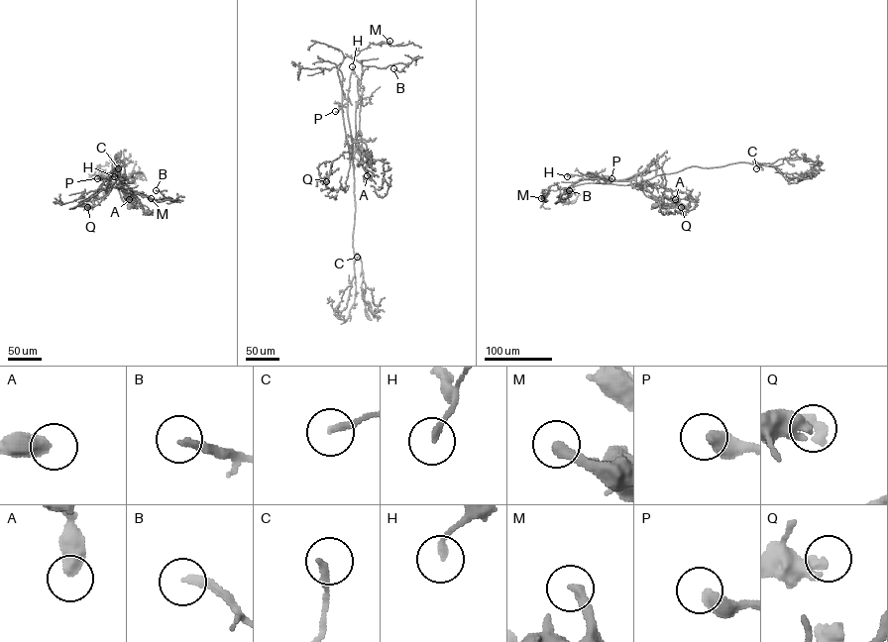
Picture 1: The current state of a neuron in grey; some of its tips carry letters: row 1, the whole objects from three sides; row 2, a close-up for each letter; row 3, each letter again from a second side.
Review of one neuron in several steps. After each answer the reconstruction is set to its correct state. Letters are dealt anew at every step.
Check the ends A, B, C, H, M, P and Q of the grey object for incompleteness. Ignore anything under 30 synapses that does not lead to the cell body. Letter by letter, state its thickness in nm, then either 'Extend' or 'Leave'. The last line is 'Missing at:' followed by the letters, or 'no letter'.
A: Thickness 480 nm. Leave
B: Thickness 240 nm. Extend
C: Thickness 240 nm. Leave
H: Thickness 200 nm. Leave
M: Thickness 320 nm. Extend
P: Thickness 460 nm. Leave
Q: Thickness 440 nm. Leave
Missing at: B, M

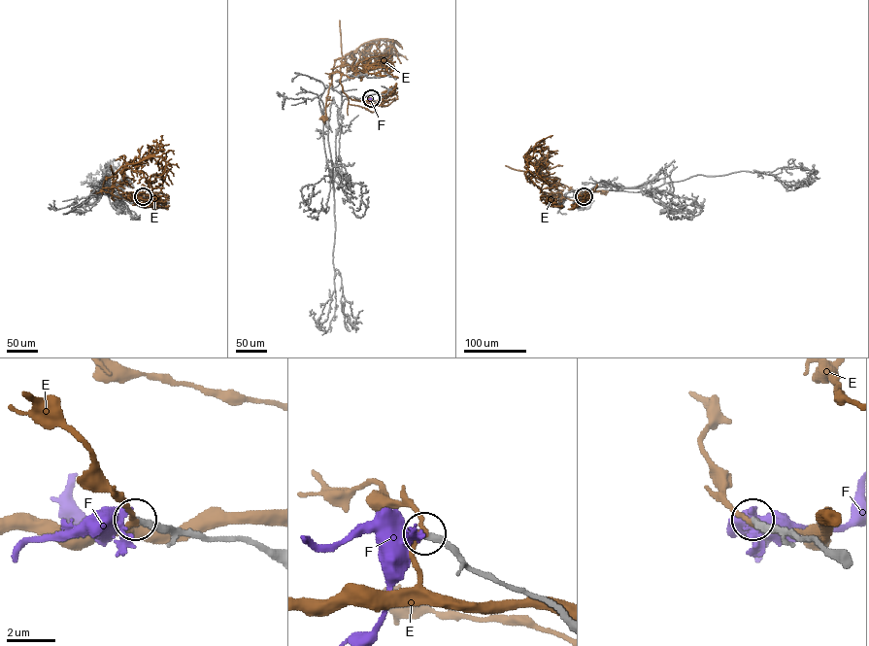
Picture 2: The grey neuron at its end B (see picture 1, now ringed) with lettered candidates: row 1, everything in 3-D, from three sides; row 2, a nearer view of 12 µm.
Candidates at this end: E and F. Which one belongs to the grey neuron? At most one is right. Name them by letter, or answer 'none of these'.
none of these

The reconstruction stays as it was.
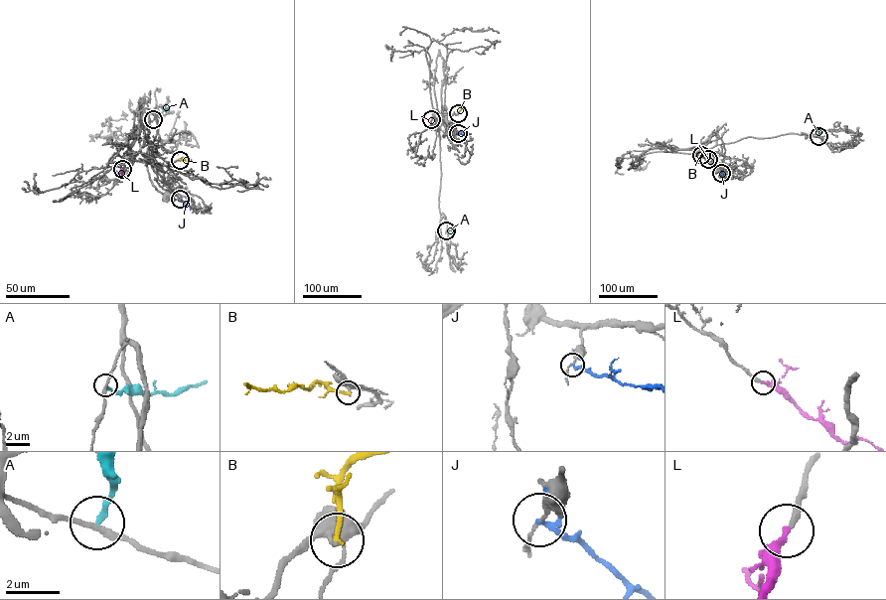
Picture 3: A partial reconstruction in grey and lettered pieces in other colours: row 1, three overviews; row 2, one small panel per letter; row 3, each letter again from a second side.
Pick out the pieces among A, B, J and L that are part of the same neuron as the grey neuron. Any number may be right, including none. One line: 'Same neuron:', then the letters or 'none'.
Same neuron: L

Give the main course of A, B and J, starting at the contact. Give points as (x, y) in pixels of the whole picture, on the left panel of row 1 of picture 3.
A: (153, 119), (165, 105)
B: (179, 160), (191, 159)
J: (180, 199), (194, 210)

